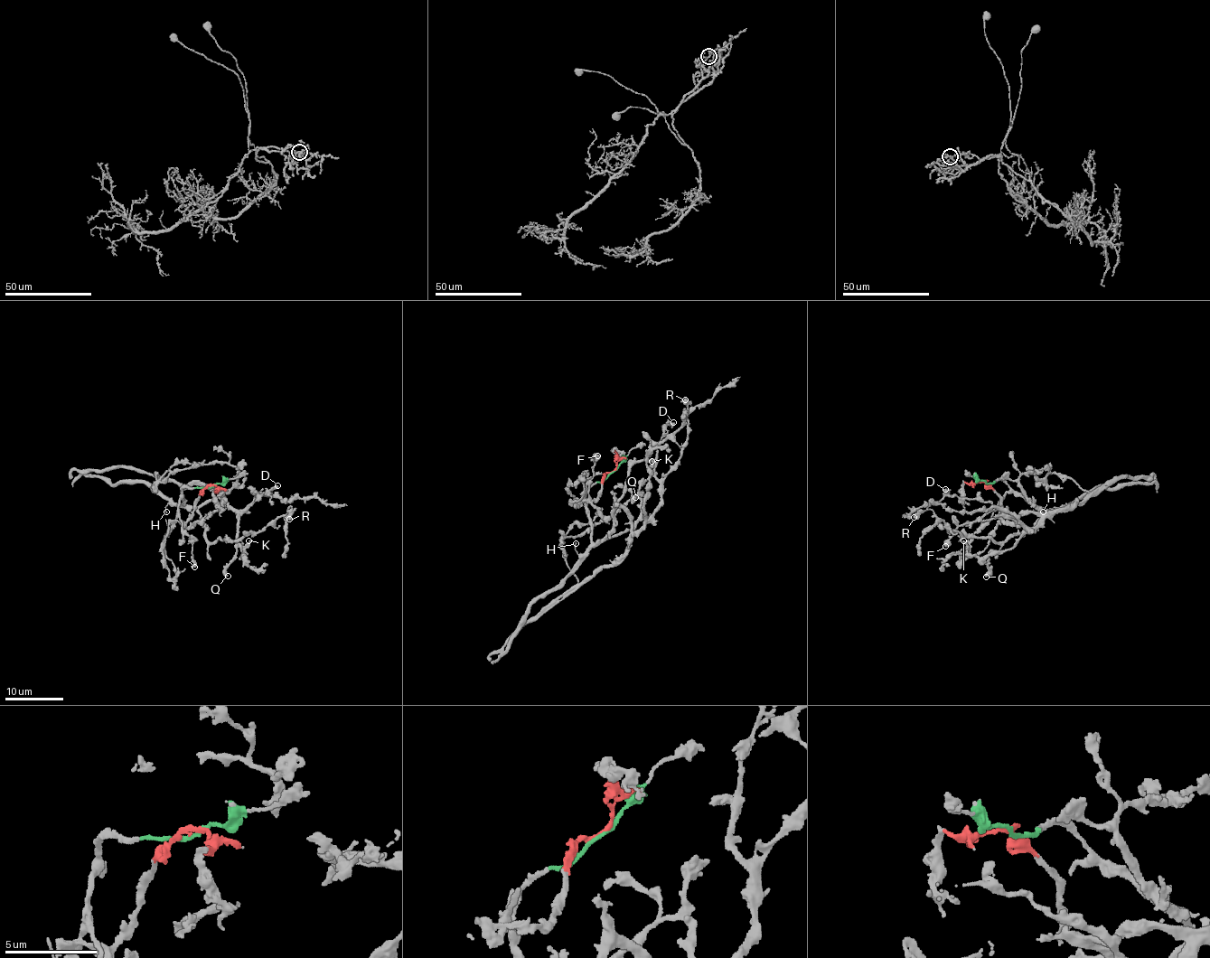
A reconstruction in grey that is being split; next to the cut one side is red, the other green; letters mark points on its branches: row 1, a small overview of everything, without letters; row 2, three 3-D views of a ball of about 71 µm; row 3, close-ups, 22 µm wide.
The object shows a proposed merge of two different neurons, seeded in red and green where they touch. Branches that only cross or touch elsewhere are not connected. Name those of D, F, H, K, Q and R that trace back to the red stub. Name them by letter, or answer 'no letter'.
D, K, Q

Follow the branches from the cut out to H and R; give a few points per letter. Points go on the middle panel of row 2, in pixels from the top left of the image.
H: (614, 470), (601, 482), (595, 482), (586, 493), (592, 530), (591, 543), (579, 554), (576, 549), (576, 543)
R: (614, 470), (586, 493), (594, 542), (612, 530), (613, 508), (633, 464), (672, 437), (684, 421), (684, 399)

